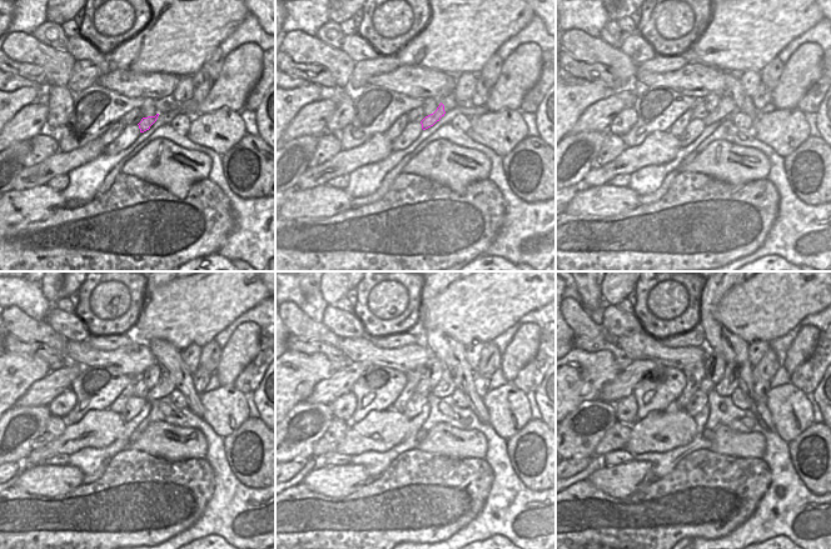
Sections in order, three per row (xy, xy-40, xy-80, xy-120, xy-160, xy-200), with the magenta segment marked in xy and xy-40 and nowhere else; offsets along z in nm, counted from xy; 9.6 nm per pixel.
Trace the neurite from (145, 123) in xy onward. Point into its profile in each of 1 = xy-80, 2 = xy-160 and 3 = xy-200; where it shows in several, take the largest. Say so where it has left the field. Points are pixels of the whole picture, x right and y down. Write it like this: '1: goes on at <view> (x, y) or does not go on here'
1: goes on at xy-80 (726, 105)
2: goes on at xy-160 (446, 387)
3: goes on at xy-200 (730, 382)

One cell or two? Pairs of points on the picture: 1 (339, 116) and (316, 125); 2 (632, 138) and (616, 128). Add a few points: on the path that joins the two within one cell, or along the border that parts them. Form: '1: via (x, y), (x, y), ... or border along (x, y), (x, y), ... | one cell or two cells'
1: border along (331, 96), (336, 103), (336, 110), (326, 130) | two cells
2: border along (632, 106), (636, 114), (636, 123), (622, 136) | two cells

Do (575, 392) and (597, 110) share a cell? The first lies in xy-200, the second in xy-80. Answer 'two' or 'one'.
two

